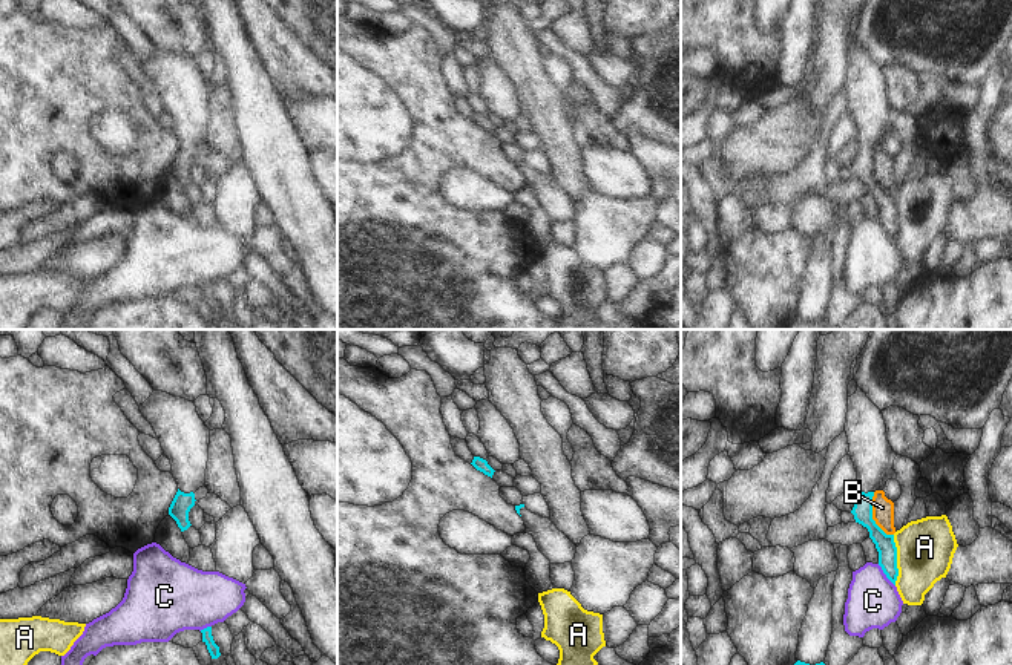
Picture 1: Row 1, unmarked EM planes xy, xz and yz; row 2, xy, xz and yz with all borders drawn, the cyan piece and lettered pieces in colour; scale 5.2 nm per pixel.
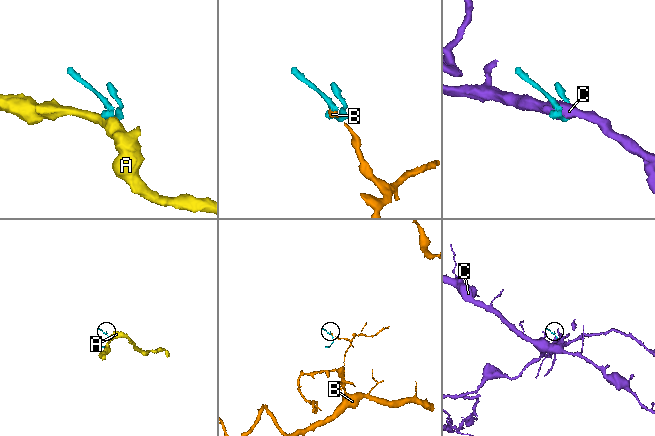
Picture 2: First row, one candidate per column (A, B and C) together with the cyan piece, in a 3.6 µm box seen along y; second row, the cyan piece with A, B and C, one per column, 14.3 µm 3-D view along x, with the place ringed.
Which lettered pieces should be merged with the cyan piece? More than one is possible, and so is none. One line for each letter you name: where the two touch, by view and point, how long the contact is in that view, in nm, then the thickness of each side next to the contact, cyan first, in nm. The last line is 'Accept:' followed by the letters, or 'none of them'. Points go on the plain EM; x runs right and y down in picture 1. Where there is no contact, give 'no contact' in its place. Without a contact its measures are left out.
Accept: none of them

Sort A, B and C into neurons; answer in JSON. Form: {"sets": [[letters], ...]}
{"sets": [["A"], ["B"], ["C"]]}

